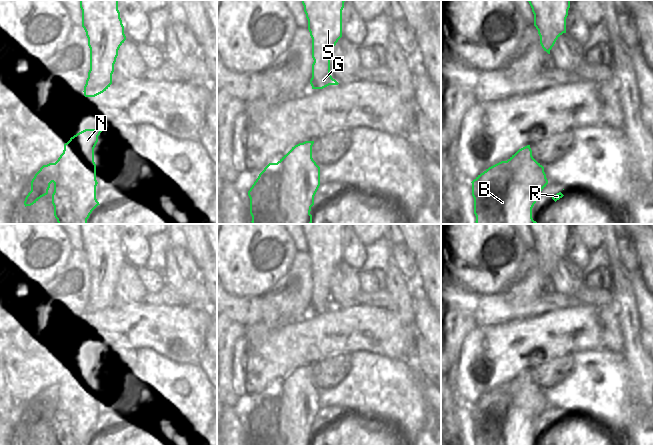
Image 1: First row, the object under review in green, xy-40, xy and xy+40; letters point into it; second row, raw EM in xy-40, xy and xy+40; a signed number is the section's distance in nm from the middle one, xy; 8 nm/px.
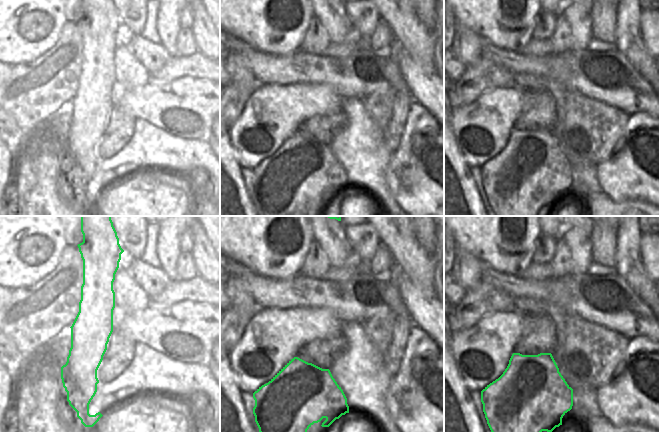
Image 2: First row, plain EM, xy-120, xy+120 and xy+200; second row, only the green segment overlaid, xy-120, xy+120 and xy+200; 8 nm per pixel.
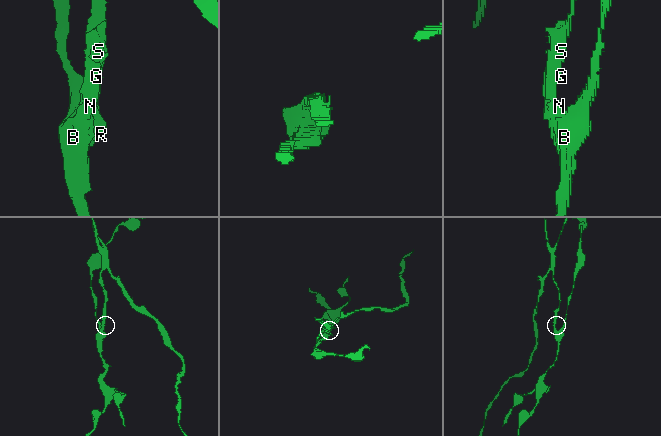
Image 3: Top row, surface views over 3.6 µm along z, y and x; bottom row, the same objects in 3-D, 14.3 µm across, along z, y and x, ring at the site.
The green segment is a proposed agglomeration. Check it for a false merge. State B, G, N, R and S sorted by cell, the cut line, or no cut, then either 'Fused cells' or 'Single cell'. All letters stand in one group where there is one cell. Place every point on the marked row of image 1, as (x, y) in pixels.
Groups: B R / G N S. Split along xy-40 (63, 152), (71, 152), (75, 156), (87, 160), (93, 159). Fused cells.

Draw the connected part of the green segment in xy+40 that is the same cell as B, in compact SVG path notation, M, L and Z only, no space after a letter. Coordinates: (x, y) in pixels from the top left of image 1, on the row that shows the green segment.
M515 153L507 161L501 161L478 175L472 182L476 224L537 224L532 218L536 196L546 187L548 180L544 167L534 159Z

